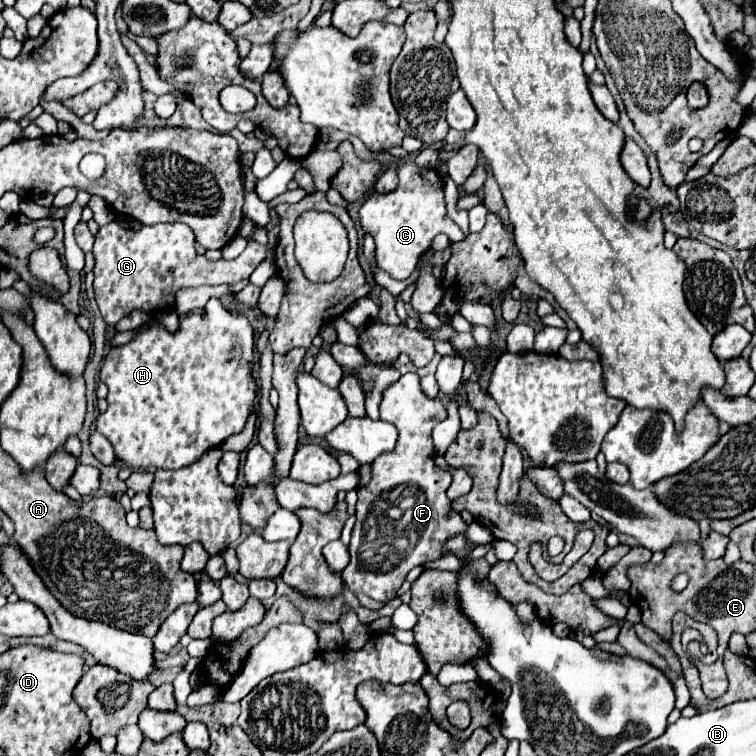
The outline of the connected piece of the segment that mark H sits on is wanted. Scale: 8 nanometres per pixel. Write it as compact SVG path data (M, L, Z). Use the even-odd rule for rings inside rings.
M217 302L217 306L213 310L205 310L203 314L187 314L187 316L183 316L181 318L181 324L179 324L179 330L175 334L169 334L163 328L163 324L155 324L155 326L151 326L147 330L141 330L131 342L127 342L123 346L111 348L111 352L105 356L103 366L101 366L101 372L99 372L99 378L109 388L109 394L107 394L109 408L107 408L107 412L99 414L95 426L97 426L97 432L101 432L113 444L115 456L125 466L129 466L133 470L147 470L151 466L155 466L155 468L183 468L183 466L193 464L205 450L219 446L225 438L229 438L231 434L237 434L239 430L243 430L249 412L255 408L255 390L257 390L255 380L251 376L253 346L255 346L253 344L253 328L251 328L251 324L245 326L245 320L247 320L245 316L231 314L231 312L227 312L221 306L221 302Z

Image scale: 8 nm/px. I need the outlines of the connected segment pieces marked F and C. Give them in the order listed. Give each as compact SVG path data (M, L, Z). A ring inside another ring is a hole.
M407 372L383 390L379 410L383 422L397 426L399 440L391 454L381 454L371 464L369 484L357 490L357 520L349 544L351 562L341 572L343 582L355 592L359 602L371 610L379 610L395 598L411 568L441 558L443 542L447 542L451 534L463 534L463 530L467 530L467 524L445 496L451 474L433 462L435 448L431 432L447 418L443 402L439 398L427 398L421 392L419 376Z
M401 162L397 166L399 186L387 194L371 192L369 198L359 208L359 220L365 232L375 236L375 252L379 266L395 280L407 280L415 266L421 252L425 252L433 238L441 232L449 236L451 242L463 240L465 234L461 228L447 216L445 196L443 196L443 176L437 174L435 168L421 170L413 162Z

